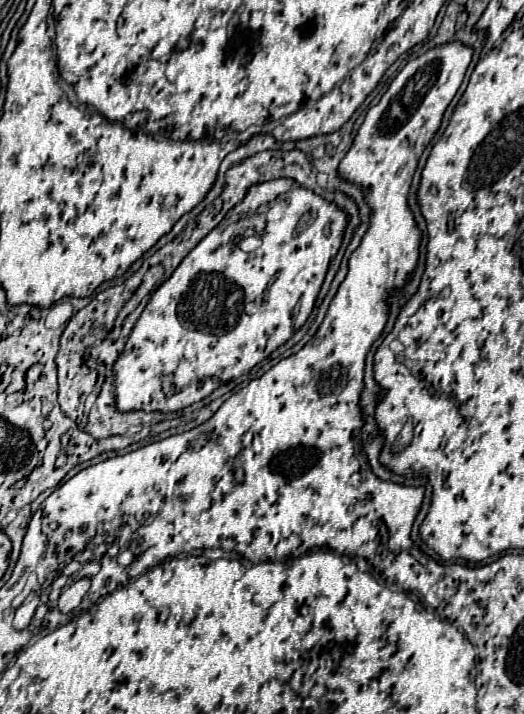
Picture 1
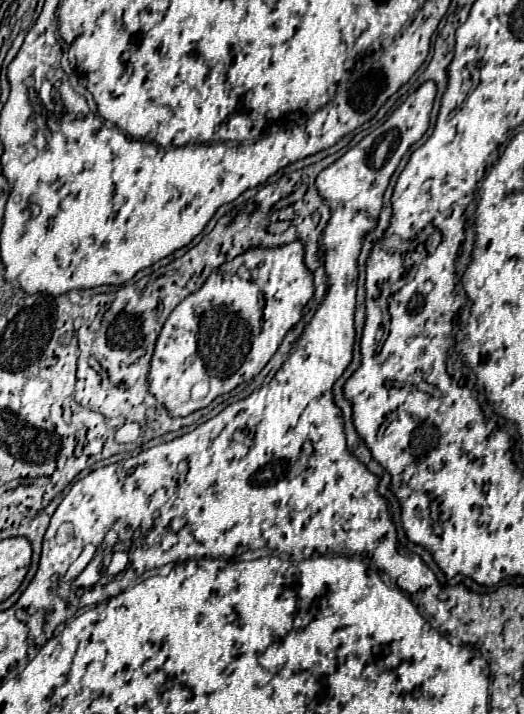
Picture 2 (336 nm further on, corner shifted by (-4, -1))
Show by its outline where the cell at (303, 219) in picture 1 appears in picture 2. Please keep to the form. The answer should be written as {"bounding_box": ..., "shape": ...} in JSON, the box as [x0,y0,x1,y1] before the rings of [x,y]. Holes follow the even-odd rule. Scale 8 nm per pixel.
{"bounding_box":[148,239,314,417],"shape":[[[296,239],[282,247],[252,247],[232,261],[216,267],[204,285],[190,293],[166,319],[148,373],[148,391],[156,401],[170,411],[172,417],[186,417],[206,405],[218,395],[230,393],[236,385],[250,381],[262,371],[270,357],[278,351],[284,335],[304,317],[304,307],[314,297],[312,275],[304,263],[304,243]]]}

